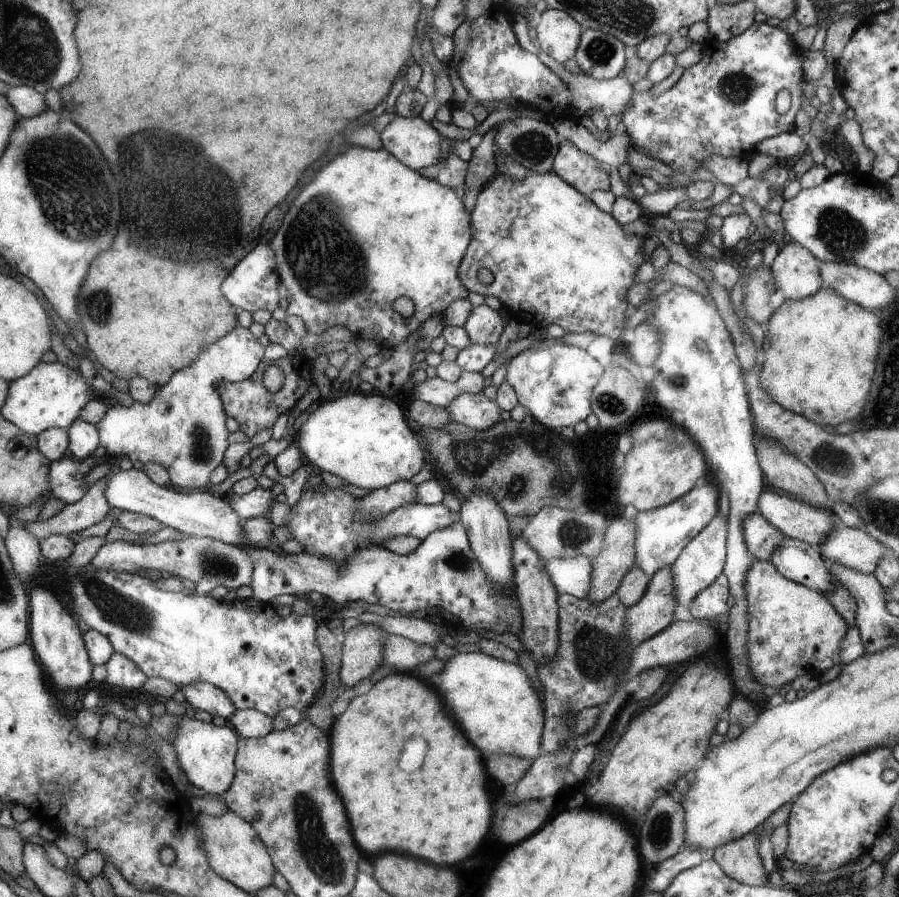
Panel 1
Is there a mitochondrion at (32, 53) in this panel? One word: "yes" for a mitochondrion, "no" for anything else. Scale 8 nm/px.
yes

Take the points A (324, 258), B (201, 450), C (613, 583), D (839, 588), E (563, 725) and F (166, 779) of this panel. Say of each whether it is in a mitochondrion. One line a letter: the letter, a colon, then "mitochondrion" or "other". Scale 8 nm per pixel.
A: mitochondrion
B: mitochondrion
C: other
D: other
E: mitochondrion
F: other

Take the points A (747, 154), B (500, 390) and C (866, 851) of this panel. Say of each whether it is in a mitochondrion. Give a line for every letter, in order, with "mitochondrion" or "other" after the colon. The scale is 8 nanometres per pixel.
A: other
B: other
C: other

